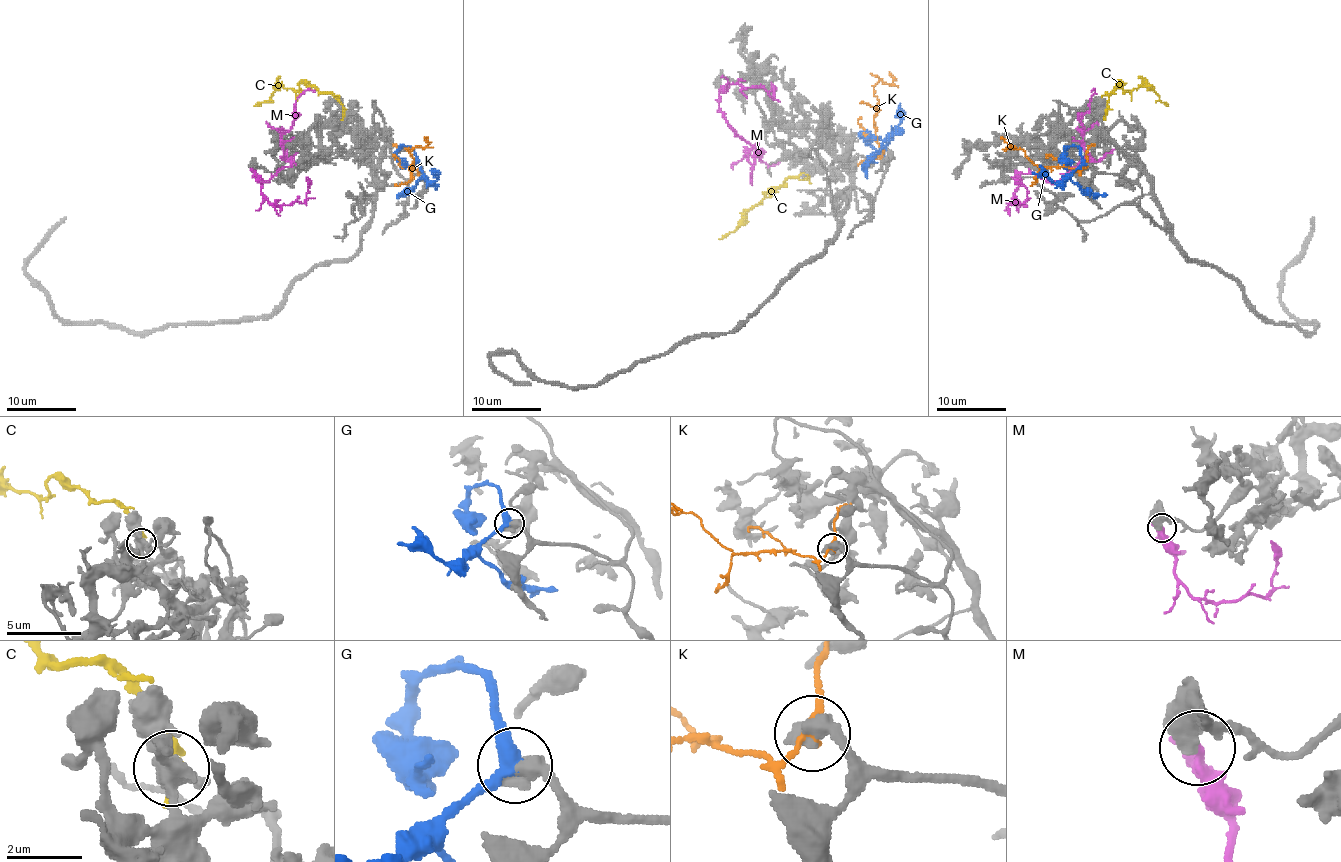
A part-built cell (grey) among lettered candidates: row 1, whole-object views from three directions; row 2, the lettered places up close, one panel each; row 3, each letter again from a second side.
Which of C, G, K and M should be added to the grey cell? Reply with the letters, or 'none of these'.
G

